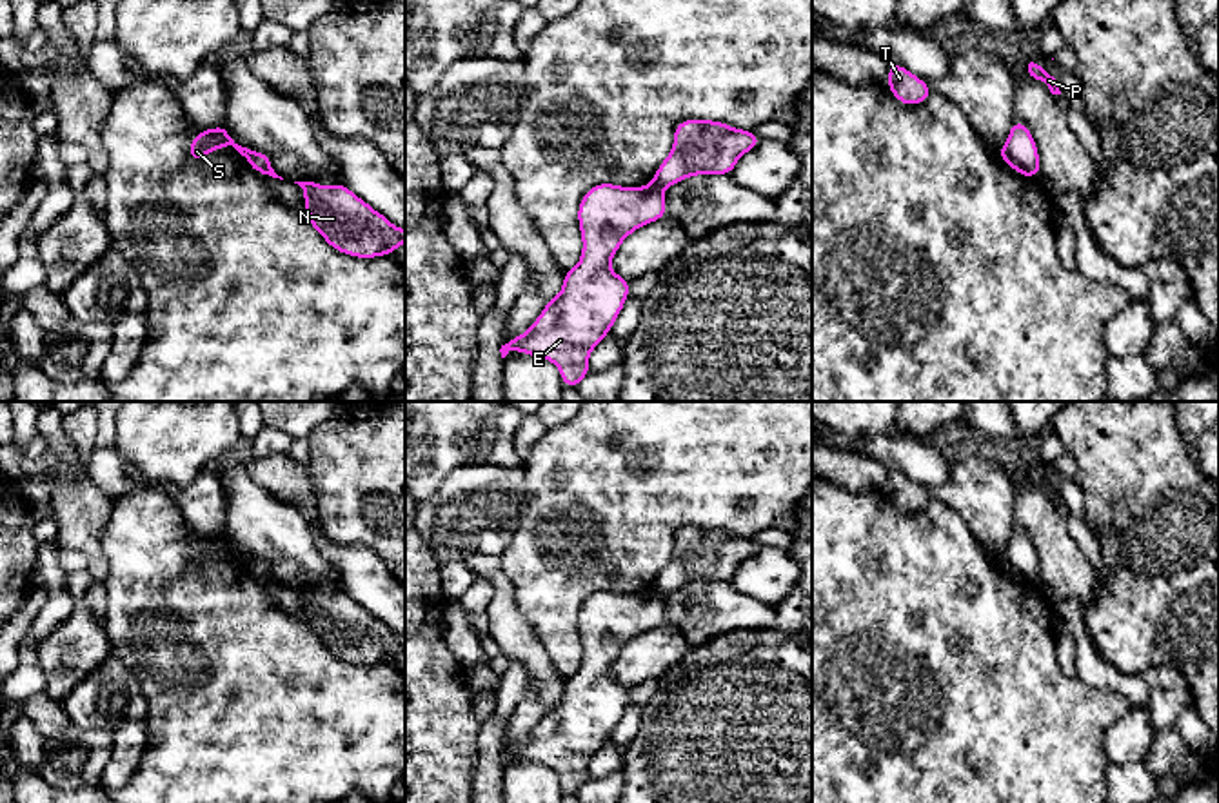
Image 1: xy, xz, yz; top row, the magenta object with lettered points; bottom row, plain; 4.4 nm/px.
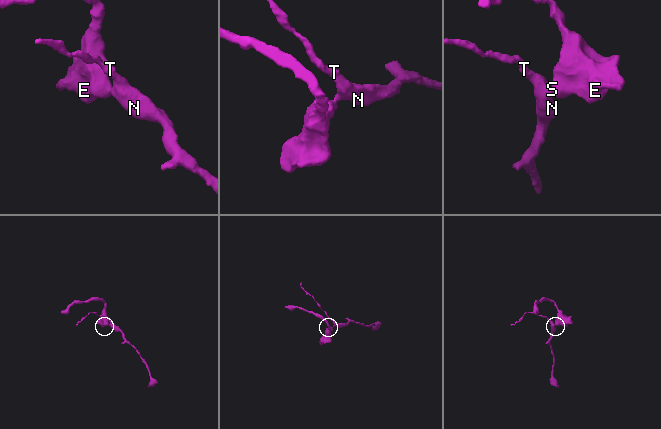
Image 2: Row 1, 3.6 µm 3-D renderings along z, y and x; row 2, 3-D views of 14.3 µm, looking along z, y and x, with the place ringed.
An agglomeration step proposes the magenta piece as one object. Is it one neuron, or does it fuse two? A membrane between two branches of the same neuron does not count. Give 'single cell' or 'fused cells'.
fused cells

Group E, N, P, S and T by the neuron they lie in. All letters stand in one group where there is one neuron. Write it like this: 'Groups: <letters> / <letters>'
Groups: E P S / N T

